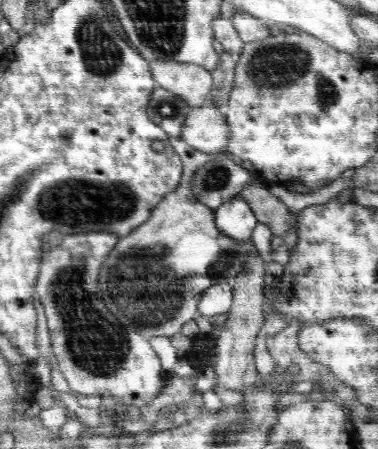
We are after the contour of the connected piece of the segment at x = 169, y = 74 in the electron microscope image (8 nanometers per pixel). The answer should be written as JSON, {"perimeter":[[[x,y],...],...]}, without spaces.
{"perimeter":[[[152,62],[149,64],[158,87],[182,97],[192,108],[208,103],[213,90],[211,72],[192,63]]]}

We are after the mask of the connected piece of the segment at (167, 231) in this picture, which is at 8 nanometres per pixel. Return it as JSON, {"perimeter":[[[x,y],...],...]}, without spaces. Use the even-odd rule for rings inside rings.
{"perimeter":[[[169,136],[168,142],[183,165],[182,180],[178,188],[162,198],[144,224],[118,239],[99,270],[98,277],[101,300],[104,301],[106,308],[126,326],[130,333],[139,333],[147,339],[152,336],[172,337],[174,333],[180,332],[182,326],[190,319],[194,320],[198,314],[197,306],[204,290],[222,281],[234,284],[244,263],[250,257],[258,256],[252,239],[237,241],[220,232],[215,225],[213,209],[204,206],[192,192],[191,180],[194,173],[202,165],[214,162],[216,154],[202,153],[190,147],[180,137]]]}

